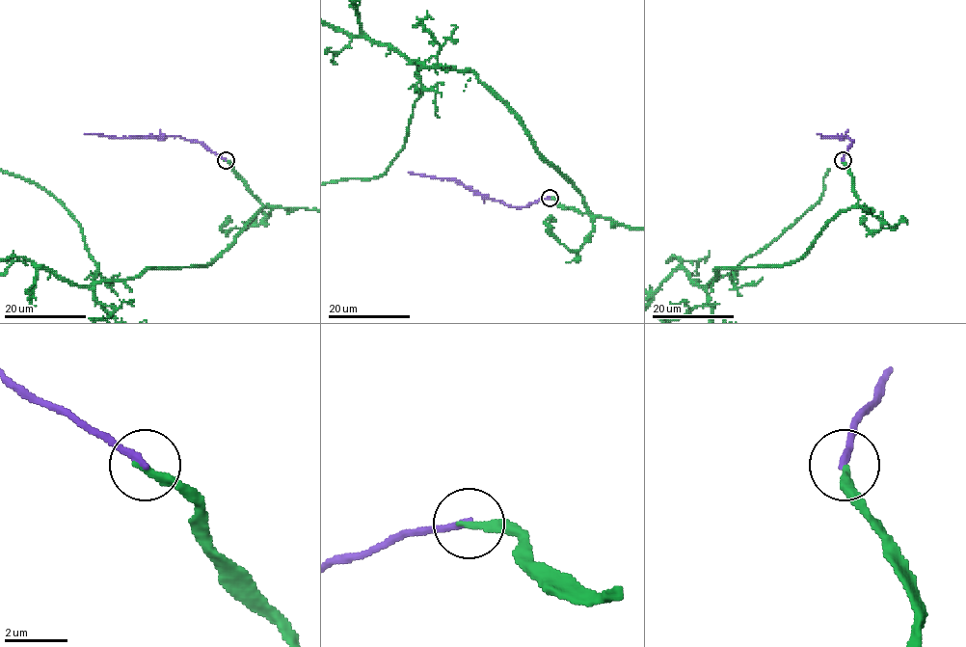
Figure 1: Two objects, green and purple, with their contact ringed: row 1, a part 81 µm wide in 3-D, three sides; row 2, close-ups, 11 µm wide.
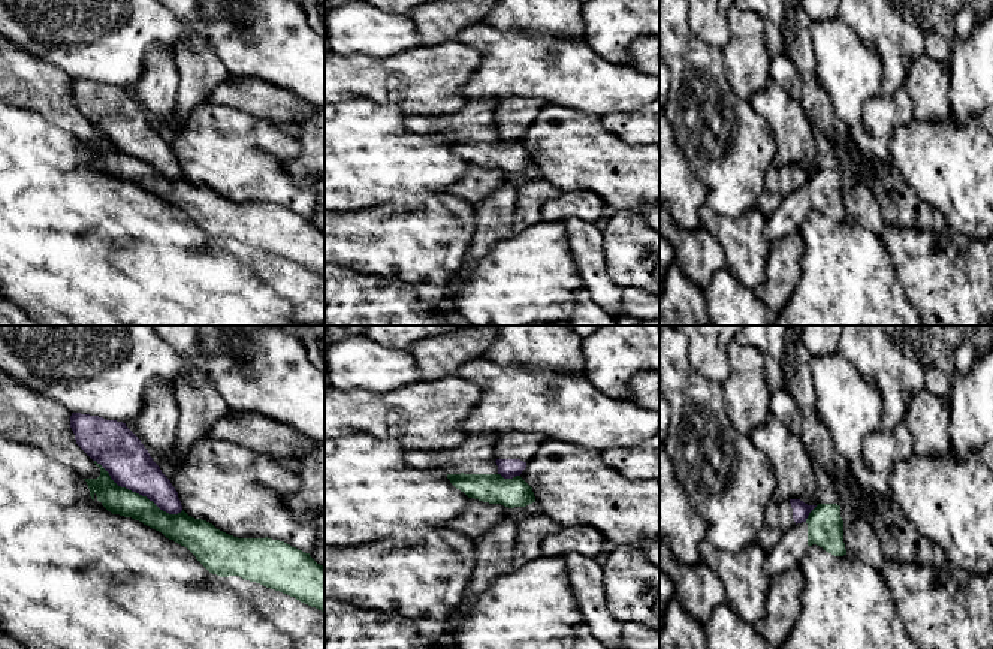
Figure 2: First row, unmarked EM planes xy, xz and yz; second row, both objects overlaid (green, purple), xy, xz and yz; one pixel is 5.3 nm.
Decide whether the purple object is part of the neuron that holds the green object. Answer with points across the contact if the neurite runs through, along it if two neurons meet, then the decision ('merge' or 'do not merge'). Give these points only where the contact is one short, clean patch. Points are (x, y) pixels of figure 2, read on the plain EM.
do not merge

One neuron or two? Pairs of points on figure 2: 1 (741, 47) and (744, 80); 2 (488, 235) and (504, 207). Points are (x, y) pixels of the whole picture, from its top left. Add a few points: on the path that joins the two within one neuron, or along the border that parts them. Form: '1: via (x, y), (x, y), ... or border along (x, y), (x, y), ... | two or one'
1: via (744, 54), (744, 72) | one
2: via (491, 228), (497, 214) | one

